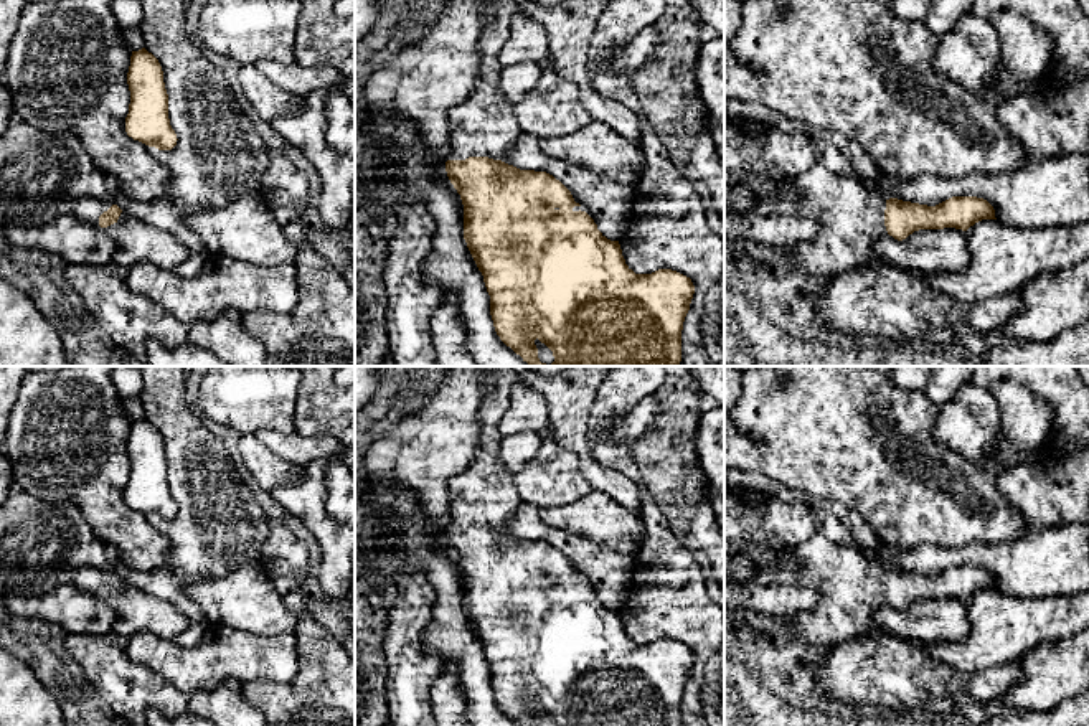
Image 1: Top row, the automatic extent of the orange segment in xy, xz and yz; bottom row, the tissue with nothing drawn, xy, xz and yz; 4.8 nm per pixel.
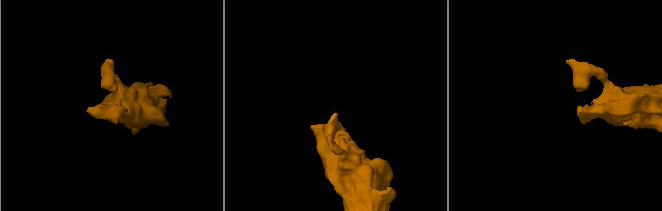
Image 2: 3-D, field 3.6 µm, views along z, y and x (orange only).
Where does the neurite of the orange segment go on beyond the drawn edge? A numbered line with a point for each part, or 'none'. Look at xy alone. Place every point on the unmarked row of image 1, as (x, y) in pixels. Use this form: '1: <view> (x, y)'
1: xy (136, 611)

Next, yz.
1: yz (850, 586)

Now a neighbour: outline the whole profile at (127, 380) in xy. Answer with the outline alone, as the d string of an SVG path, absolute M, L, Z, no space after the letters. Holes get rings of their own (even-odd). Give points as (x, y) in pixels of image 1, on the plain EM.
M114 366L112 383L124 401L140 398L144 389L140 366Z

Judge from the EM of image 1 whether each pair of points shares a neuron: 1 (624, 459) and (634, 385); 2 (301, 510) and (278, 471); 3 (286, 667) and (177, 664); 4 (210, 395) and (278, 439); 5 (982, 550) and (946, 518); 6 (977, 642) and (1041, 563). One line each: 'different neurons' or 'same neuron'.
1: same neuron
2: different neurons
3: same neuron
4: different neurons
5: different neurons
6: different neurons

